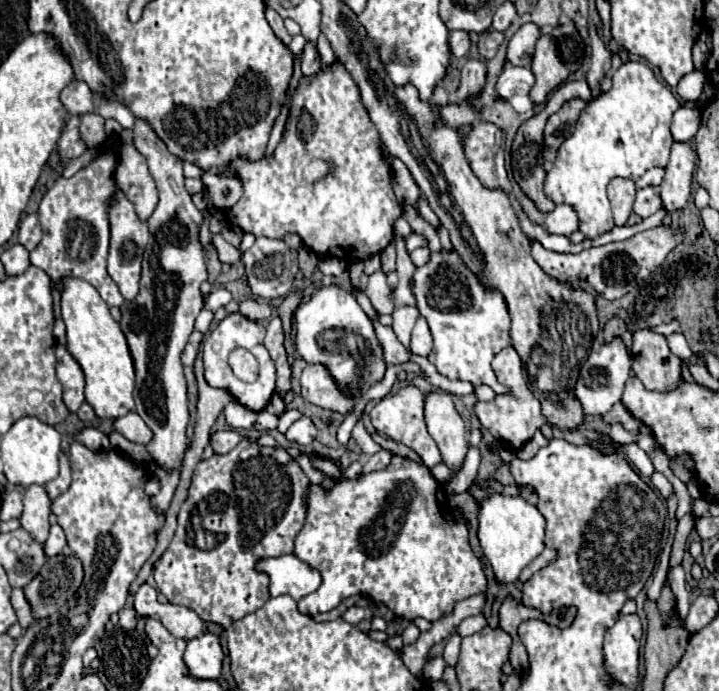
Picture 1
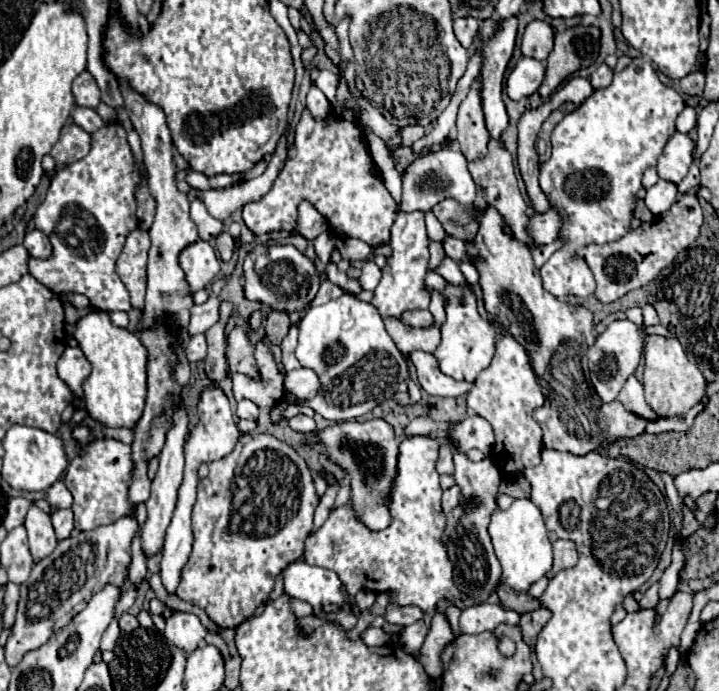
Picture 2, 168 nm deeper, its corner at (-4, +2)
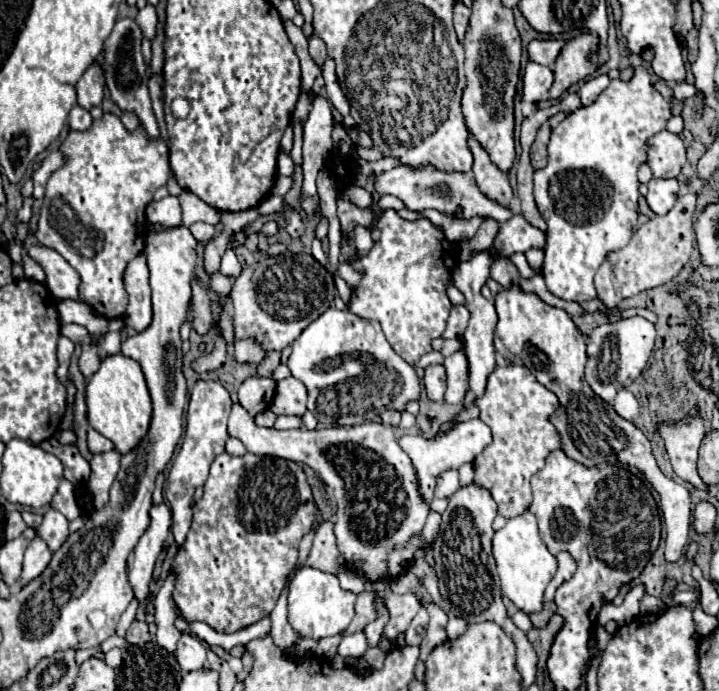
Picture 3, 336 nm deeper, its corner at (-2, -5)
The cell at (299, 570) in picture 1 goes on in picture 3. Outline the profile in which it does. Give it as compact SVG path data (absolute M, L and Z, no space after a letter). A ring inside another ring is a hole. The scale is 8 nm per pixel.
M304 566L290 584L288 596L288 622L296 634L306 638L320 640L324 636L336 636L348 628L354 618L354 602L356 594L342 590L338 578L334 574L322 572L312 566Z

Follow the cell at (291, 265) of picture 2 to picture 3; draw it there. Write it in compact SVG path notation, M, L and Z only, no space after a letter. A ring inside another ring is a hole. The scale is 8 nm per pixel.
M286 252L284 256L260 258L244 268L232 286L234 338L254 338L264 350L284 350L312 320L332 306L334 292L332 274L310 254Z

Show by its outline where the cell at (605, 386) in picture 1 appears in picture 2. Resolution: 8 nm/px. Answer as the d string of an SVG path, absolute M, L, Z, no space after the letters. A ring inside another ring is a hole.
M614 321L608 325L608 329L596 339L596 343L588 349L588 369L590 369L590 381L598 393L598 397L604 403L616 401L624 381L636 371L640 357L642 357L642 337L644 333L654 333L654 335L666 335L666 337L676 337L676 333L672 333L670 329L656 325L656 327L646 327L644 331L638 331L638 327L632 321Z

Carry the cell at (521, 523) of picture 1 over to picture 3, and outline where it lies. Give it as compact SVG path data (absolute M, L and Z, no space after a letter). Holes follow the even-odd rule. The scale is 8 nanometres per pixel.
M526 510L524 514L510 518L506 526L494 534L494 558L502 582L502 594L508 596L512 604L526 614L540 612L544 604L544 590L552 580L552 576L556 574L558 564L538 534L538 524L534 514Z

